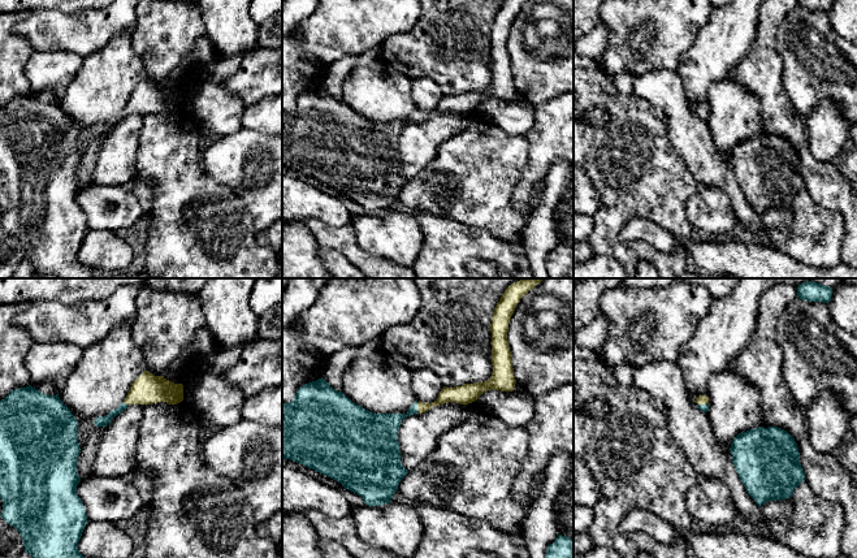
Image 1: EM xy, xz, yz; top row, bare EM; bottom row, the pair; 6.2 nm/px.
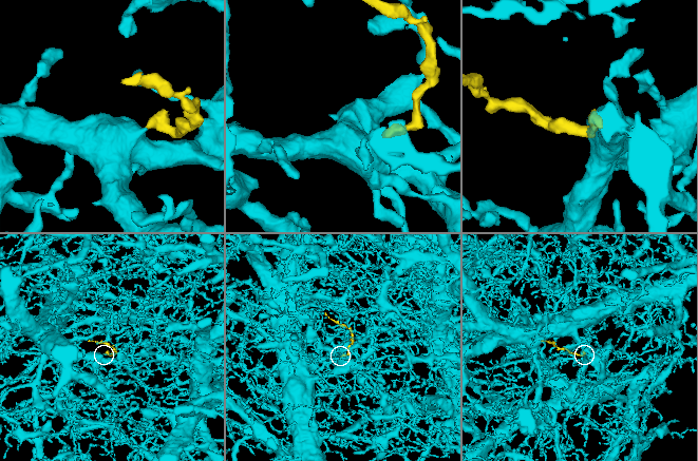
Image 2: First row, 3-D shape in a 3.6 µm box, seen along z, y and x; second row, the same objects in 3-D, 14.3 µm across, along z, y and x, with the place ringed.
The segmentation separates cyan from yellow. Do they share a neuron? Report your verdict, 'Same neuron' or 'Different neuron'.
Same neuron

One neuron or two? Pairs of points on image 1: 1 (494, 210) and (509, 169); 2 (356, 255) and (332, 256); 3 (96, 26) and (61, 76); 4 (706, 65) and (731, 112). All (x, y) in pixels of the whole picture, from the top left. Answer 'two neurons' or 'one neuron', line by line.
1: one neuron
2: two neurons
3: two neurons
4: two neurons

